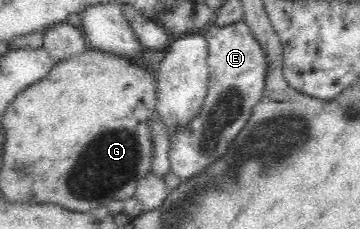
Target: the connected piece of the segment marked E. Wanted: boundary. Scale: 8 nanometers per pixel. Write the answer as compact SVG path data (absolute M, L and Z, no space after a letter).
M245 23L213 26L205 33L205 39L208 43L207 61L210 73L205 103L201 107L201 113L191 121L189 129L169 137L171 169L183 182L189 182L189 179L201 175L225 155L230 143L247 125L253 114L253 107L262 98L273 63L269 52Z

